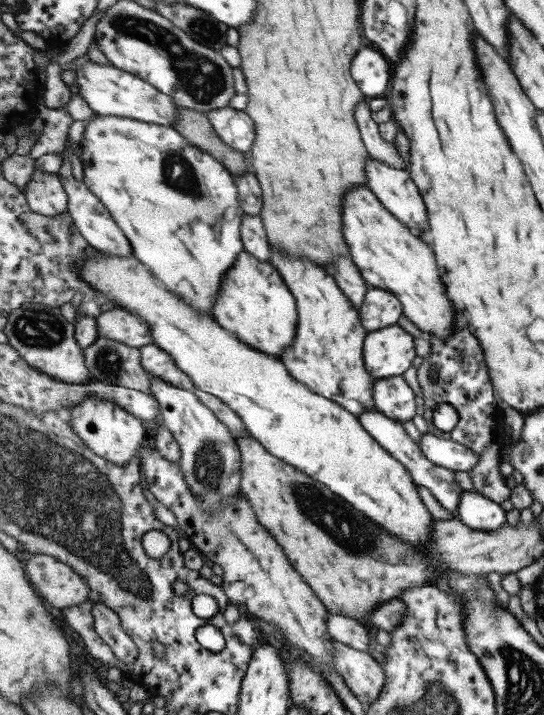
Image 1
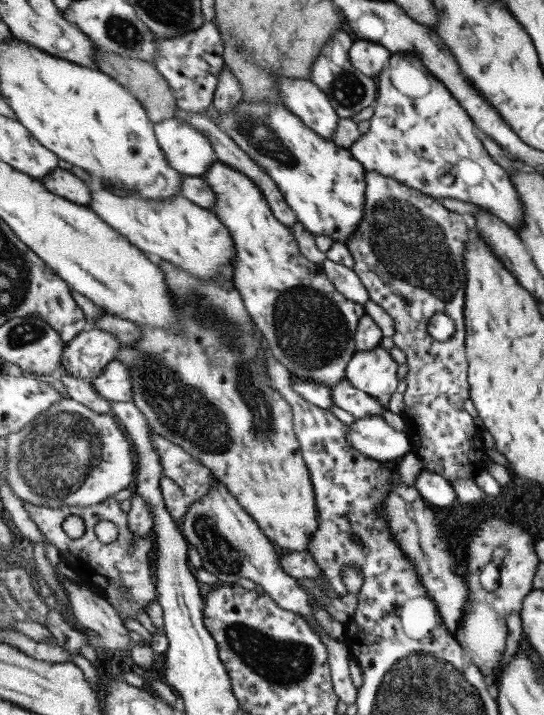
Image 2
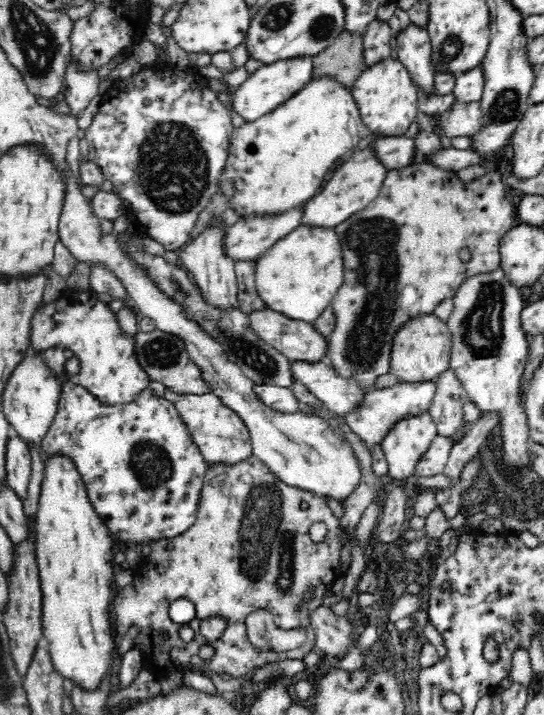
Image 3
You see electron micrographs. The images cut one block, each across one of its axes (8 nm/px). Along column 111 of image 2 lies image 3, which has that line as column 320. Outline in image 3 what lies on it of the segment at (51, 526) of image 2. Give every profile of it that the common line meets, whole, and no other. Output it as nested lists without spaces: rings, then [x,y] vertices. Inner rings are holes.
[[[253,454],[234,464],[210,463],[199,494],[196,522],[175,538],[155,539],[148,542],[152,550],[146,558],[143,558],[142,564],[135,572],[134,580],[116,590],[113,598],[116,615],[113,624],[115,632],[121,639],[133,625],[139,628],[132,647],[137,646],[143,652],[147,657],[148,670],[158,678],[165,677],[174,670],[192,670],[188,667],[191,665],[203,672],[227,673],[244,681],[252,676],[255,669],[267,663],[300,660],[311,650],[316,650],[315,632],[310,624],[309,615],[317,608],[316,606],[322,604],[326,590],[330,589],[333,580],[341,575],[342,571],[338,564],[345,537],[340,519],[332,513],[326,498],[282,483],[269,466]],[[315,522],[322,522],[327,527],[327,537],[320,543],[313,542],[308,533],[310,526]],[[308,590],[312,590],[314,594],[311,600],[304,602],[304,594]],[[178,598],[187,598],[196,607],[194,620],[187,623],[194,630],[194,639],[191,642],[184,642],[178,633],[180,628],[184,628],[184,623],[178,624],[170,619],[169,606]],[[261,609],[272,613],[276,626],[282,630],[304,629],[306,640],[302,642],[302,646],[286,652],[256,648],[248,638],[245,619],[252,612]],[[208,618],[222,618],[226,622],[222,636],[216,640],[210,641],[198,632],[200,622]],[[202,646],[215,648],[214,658],[209,663],[204,663],[198,655]]]

